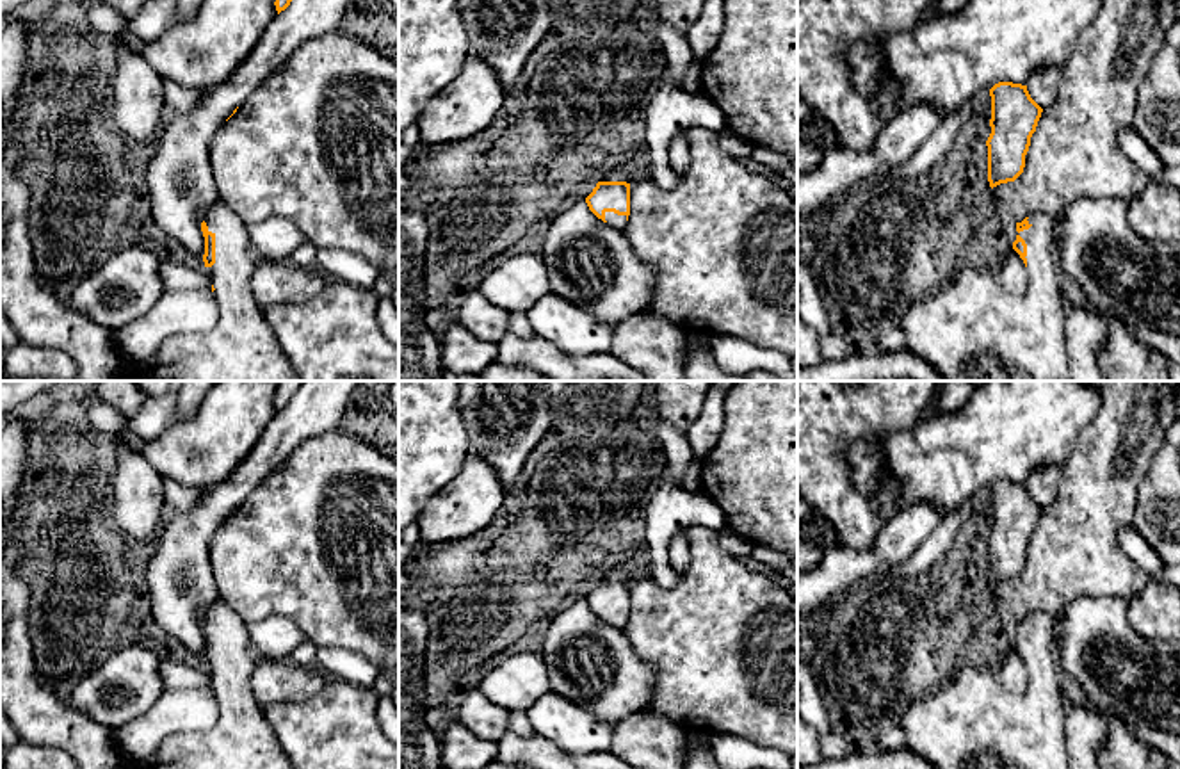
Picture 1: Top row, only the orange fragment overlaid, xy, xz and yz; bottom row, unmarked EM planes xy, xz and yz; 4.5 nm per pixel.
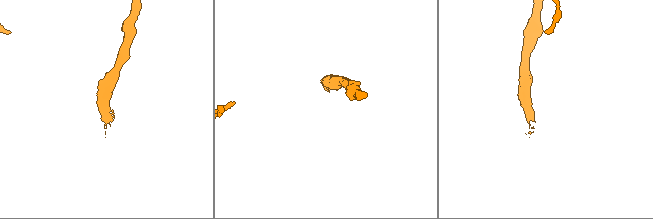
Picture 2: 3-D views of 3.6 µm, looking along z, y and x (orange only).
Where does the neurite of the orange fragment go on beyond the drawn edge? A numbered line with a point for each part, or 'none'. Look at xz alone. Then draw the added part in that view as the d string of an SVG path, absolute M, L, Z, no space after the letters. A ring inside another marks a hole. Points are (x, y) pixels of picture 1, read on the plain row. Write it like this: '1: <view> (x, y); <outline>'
1: xz (613, 618); M605 611L605 619L610 627L618 628L623 632L623 628L626 627L626 614L618 614L614 611Z

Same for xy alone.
1: xy (241, 739); M221 598L206 614L215 634L215 662L206 666L214 682L217 723L205 732L169 735L148 758L121 757L121 769L294 769L263 707L251 691L255 659L247 625Z

